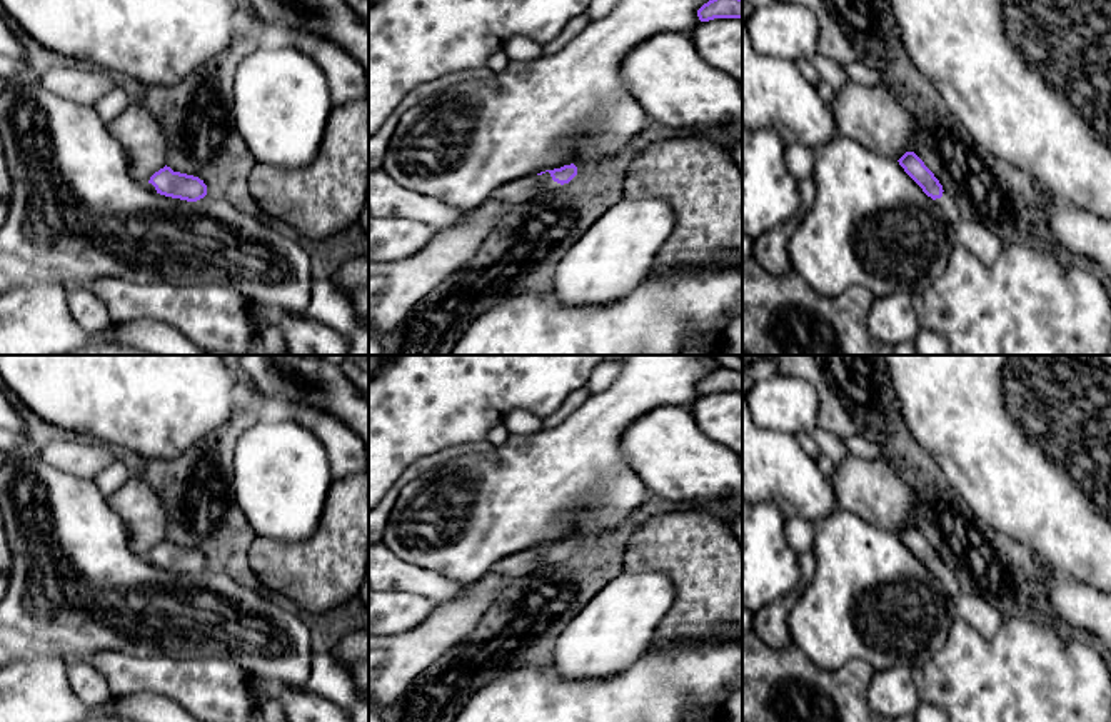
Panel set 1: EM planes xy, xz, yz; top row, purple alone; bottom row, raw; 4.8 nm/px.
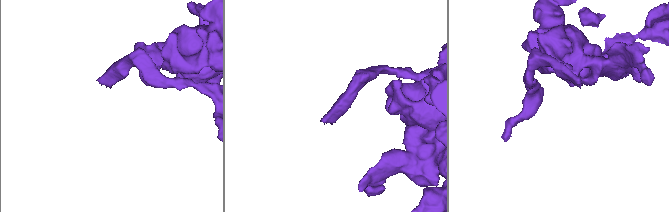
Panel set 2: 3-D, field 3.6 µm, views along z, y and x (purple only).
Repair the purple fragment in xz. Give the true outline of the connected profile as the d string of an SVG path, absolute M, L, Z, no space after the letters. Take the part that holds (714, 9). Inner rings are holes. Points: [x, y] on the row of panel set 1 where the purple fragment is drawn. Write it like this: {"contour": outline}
{"contour": "M709 0L697 10L701 22L714 18L742 18L742 0Z"}

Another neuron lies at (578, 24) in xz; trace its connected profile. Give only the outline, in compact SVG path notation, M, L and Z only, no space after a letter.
M586 13L574 17L554 40L544 43L542 57L557 53L571 38L577 37L589 22L591 18Z

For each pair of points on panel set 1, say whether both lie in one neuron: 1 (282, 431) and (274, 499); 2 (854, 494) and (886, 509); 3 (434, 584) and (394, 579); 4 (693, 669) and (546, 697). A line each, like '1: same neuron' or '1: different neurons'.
1: same neuron
2: same neuron
3: same neuron
4: same neuron

